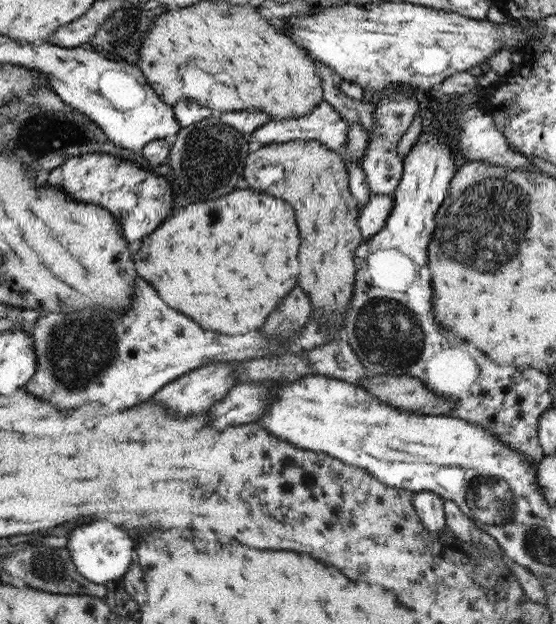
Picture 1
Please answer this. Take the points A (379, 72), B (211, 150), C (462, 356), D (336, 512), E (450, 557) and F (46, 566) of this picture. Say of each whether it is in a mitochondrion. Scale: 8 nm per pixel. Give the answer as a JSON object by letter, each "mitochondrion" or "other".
{"A":"mitochondrion","B":"mitochondrion","C":"other","D":"other","E":"other","F":"mitochondrion"}

